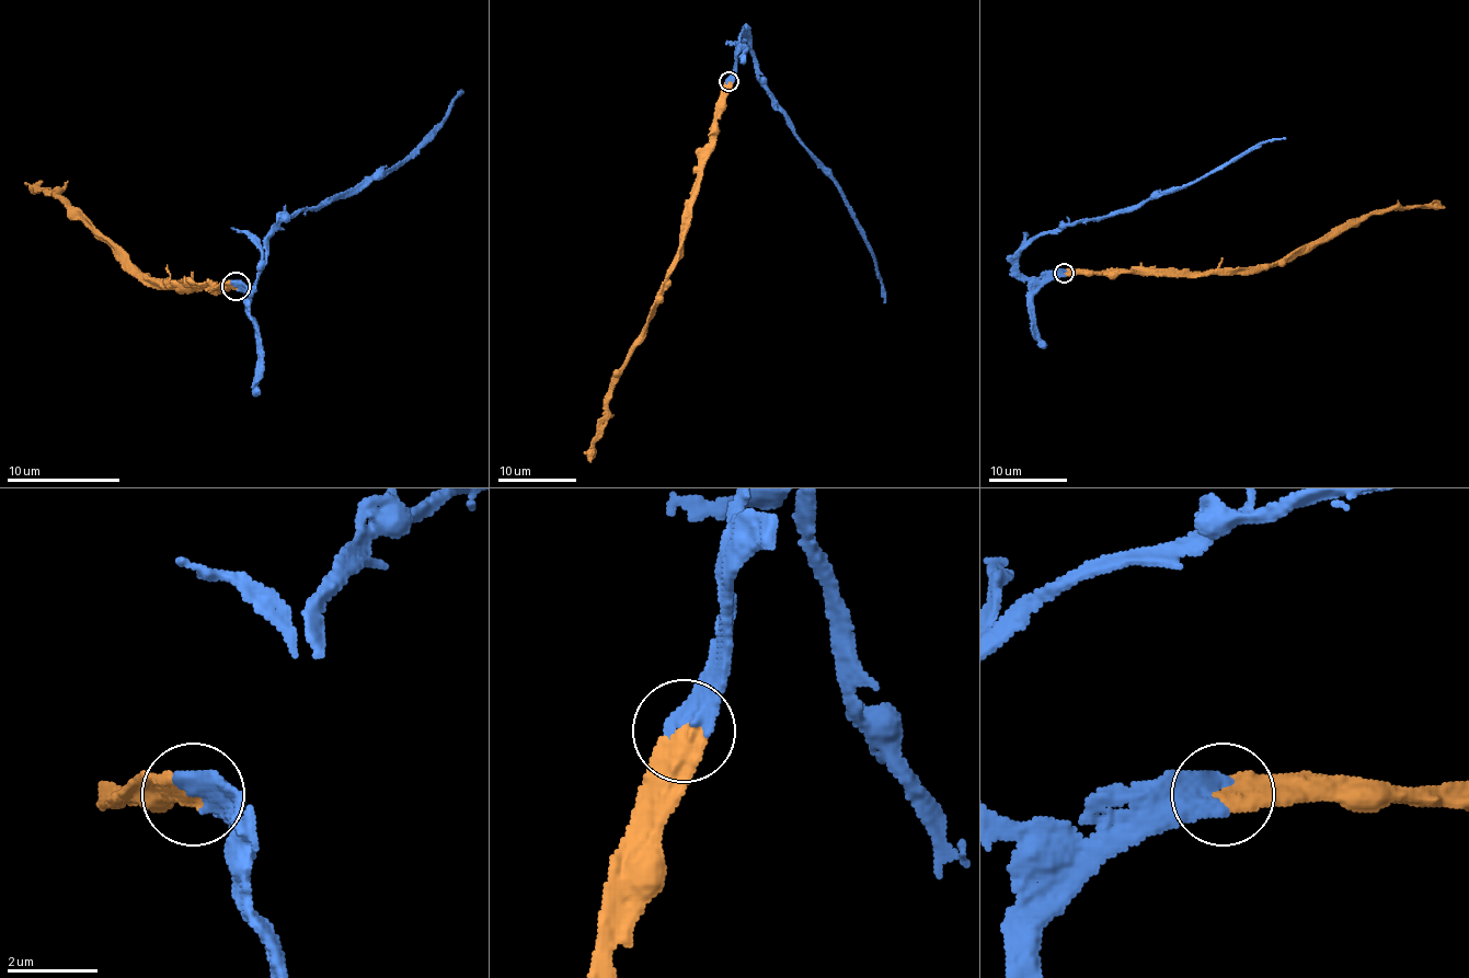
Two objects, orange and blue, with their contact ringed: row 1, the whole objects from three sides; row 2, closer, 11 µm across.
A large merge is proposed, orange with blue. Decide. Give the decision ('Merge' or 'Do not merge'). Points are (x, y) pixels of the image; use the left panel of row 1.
Merge

